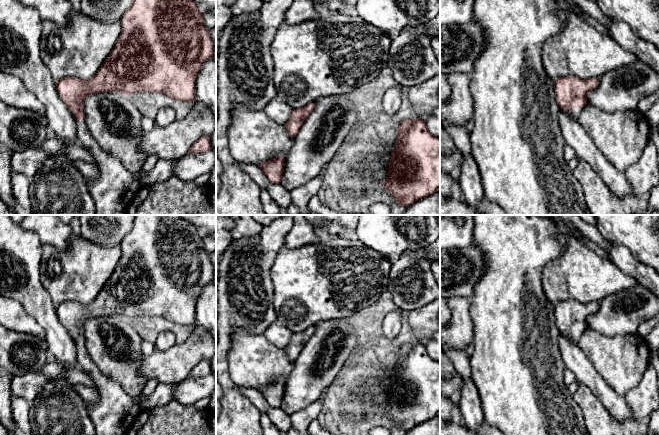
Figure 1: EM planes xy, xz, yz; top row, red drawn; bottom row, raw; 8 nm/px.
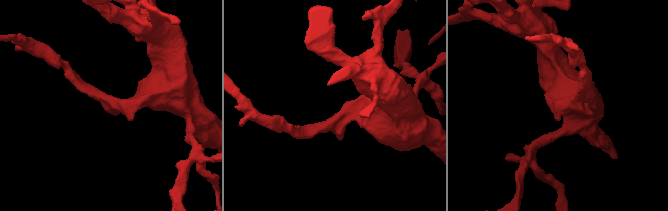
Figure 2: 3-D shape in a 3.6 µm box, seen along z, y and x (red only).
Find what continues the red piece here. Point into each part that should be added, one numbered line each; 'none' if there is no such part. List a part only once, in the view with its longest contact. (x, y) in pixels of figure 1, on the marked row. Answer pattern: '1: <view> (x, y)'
1: yz (575, 112)

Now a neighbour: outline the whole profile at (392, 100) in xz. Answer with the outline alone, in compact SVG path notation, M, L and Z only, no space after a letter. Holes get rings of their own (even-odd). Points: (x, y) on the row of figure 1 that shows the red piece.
M397 84L395 87L385 91L382 100L382 108L386 114L394 114L399 110L402 104L403 89L401 85Z

